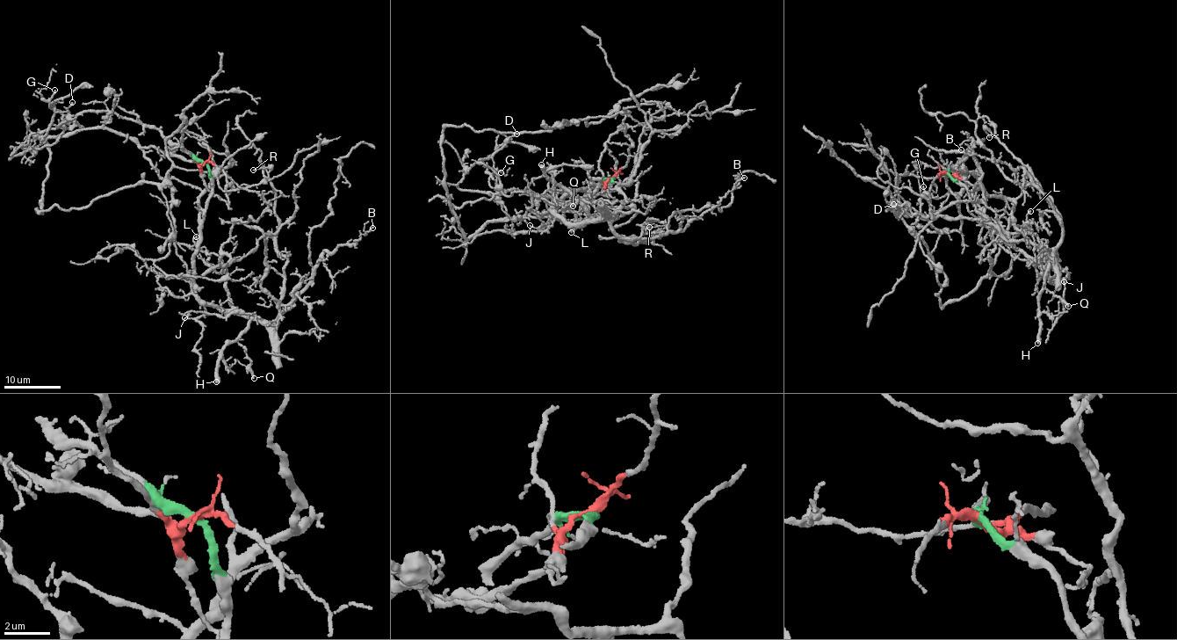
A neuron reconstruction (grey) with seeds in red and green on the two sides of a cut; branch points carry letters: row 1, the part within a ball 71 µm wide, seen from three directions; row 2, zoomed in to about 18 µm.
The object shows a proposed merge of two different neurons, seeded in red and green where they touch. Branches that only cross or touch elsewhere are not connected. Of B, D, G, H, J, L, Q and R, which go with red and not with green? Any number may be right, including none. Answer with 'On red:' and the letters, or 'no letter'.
On red: D, G

